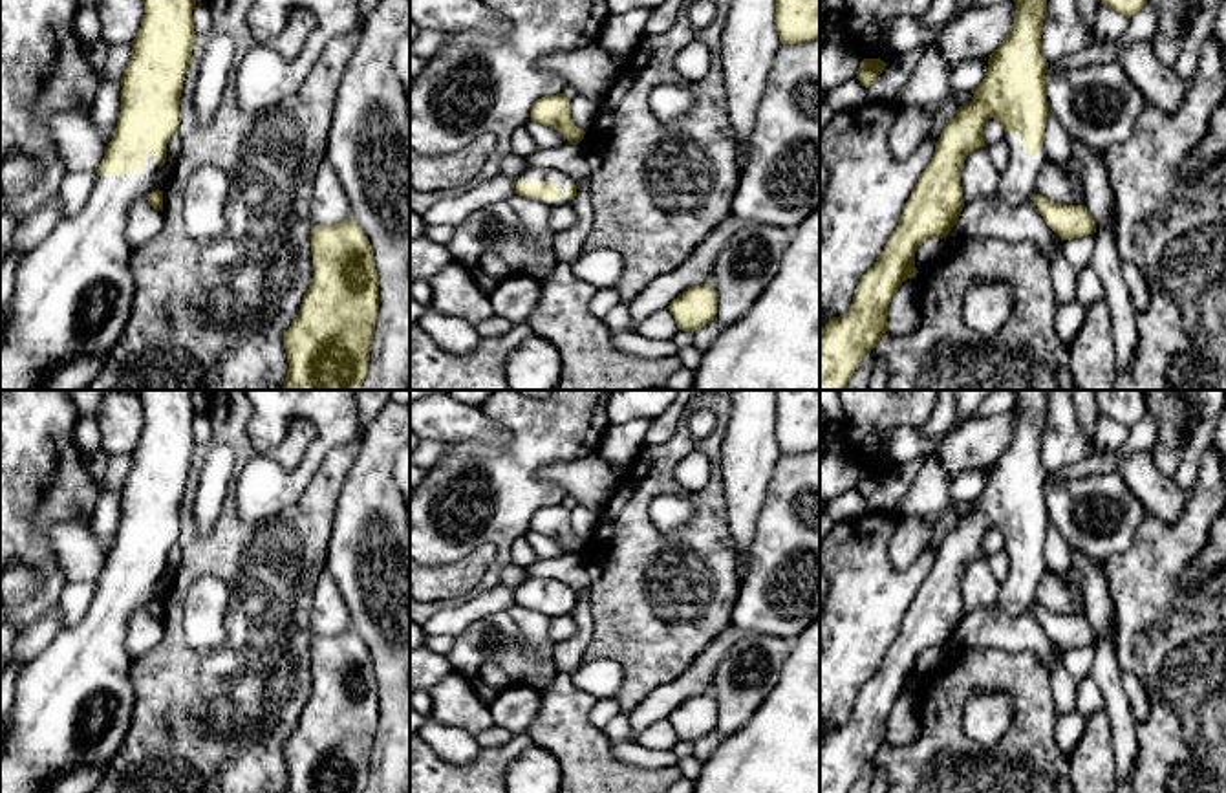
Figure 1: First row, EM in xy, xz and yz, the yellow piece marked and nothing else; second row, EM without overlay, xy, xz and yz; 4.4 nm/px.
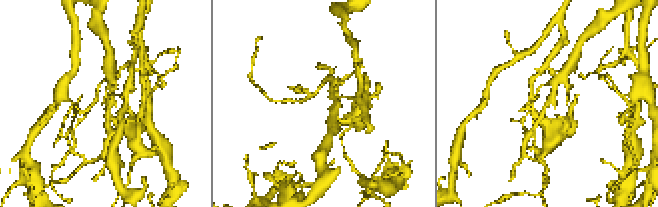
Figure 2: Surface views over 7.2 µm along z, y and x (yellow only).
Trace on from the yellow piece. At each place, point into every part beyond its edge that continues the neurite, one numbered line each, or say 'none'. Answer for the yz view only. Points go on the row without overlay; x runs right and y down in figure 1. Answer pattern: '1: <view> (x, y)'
1: yz (1018, 594)

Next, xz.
1: xz (559, 588)

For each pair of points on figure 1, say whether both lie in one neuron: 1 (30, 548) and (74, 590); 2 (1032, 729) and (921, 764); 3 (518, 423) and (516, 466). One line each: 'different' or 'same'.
1: different
2: same
3: same

